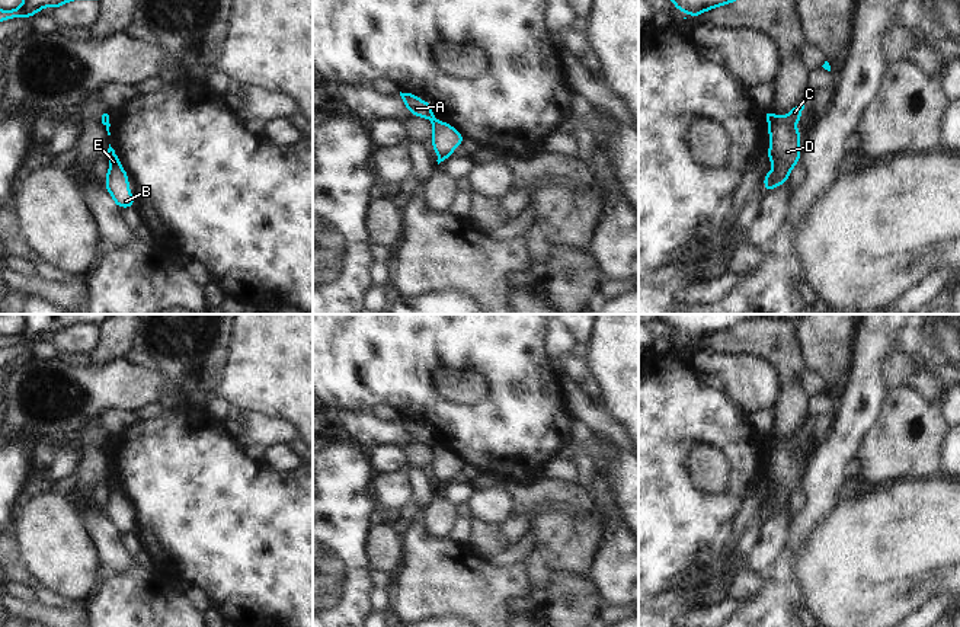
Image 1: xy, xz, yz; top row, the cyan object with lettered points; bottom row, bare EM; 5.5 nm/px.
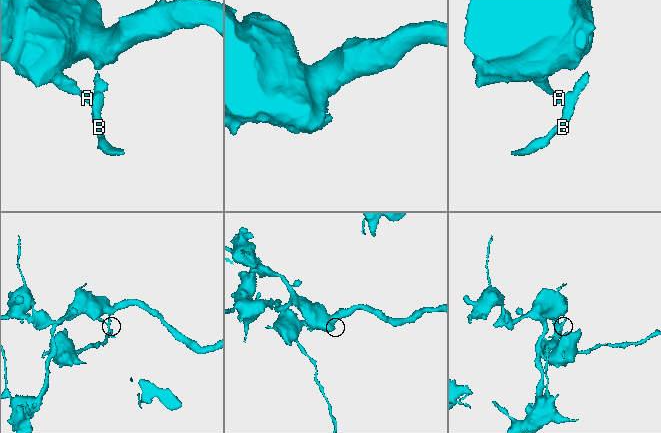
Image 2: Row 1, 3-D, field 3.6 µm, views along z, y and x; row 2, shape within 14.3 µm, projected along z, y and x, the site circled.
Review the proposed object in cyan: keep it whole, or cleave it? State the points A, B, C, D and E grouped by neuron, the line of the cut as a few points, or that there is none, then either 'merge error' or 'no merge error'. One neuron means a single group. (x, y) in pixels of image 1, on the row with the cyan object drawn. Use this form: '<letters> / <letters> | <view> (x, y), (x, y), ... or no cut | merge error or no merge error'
A / B C D E | xy (109, 112), (105, 124) | merge error

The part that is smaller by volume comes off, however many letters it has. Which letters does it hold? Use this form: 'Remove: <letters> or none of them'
Remove: B, C, D, E.

